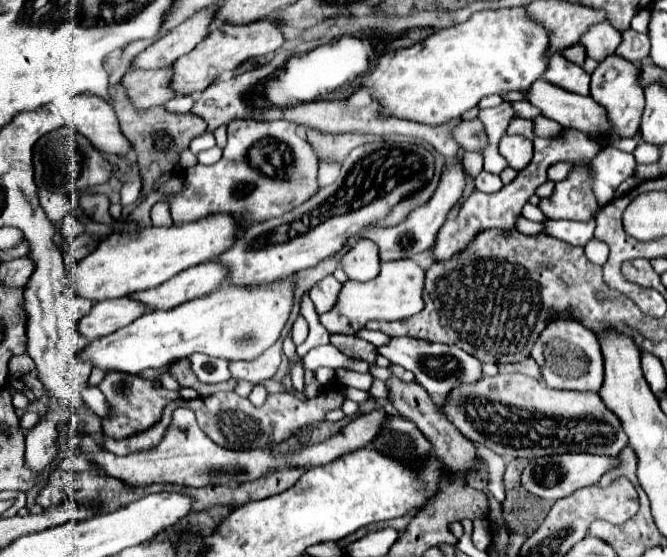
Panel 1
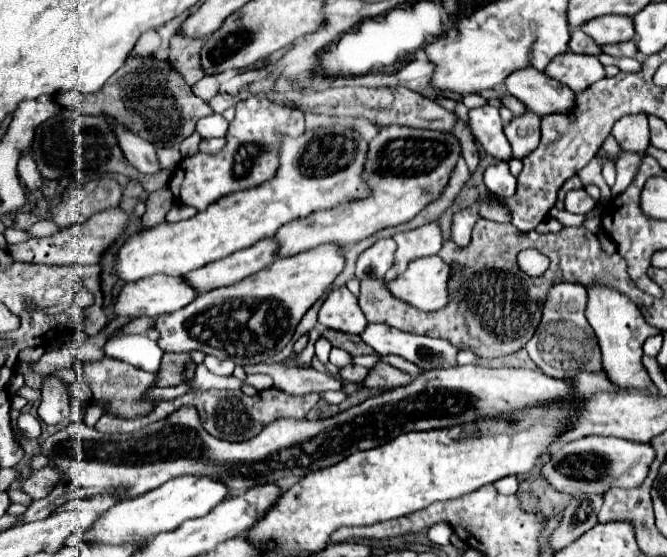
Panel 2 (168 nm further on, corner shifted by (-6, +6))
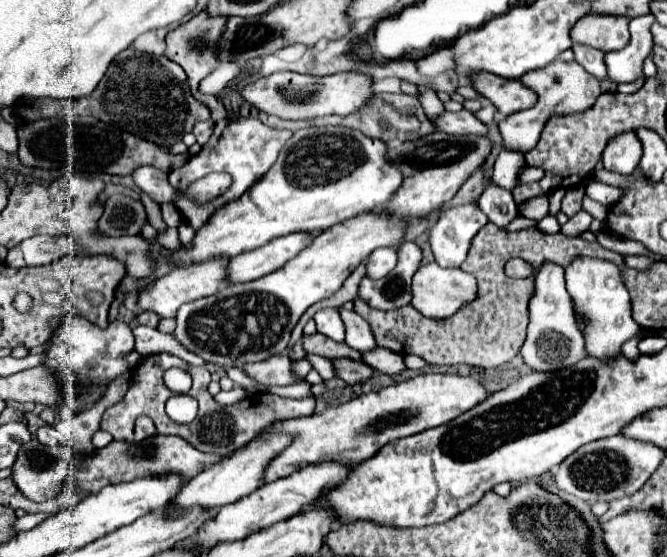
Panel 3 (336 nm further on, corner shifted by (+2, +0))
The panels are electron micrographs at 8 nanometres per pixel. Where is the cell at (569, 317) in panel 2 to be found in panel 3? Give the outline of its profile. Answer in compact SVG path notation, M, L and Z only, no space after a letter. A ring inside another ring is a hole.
M545 262L535 278L535 290L537 290L535 296L529 302L531 322L527 328L527 340L521 348L521 356L525 364L529 364L533 370L539 372L561 370L577 364L581 358L585 358L585 340L575 324L573 302L569 292L565 290L563 268L553 262Z

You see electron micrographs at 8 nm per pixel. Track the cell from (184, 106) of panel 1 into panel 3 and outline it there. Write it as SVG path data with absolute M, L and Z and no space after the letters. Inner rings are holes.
M223 62L211 76L207 76L207 78L201 82L201 92L219 94L233 78L237 78L239 70L241 70L239 64L235 64L235 62Z

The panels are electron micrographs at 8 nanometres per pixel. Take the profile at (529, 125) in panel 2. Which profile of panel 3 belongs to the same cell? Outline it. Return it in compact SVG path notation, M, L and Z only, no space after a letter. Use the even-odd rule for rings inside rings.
M553 60L549 66L521 76L519 82L523 82L523 86L531 88L537 94L537 102L529 110L515 112L515 114L499 120L499 130L501 130L505 146L509 150L517 150L517 152L529 152L537 144L537 140L545 128L545 122L551 116L565 116L565 114L589 110L589 106L593 106L593 102L601 94L599 80L593 78L591 74L587 74L585 68L579 66L577 62Z

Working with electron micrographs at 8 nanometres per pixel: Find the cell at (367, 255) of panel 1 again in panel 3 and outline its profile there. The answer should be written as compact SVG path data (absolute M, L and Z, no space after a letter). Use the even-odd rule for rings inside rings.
M377 248L367 258L367 276L383 278L397 266L397 250L395 248Z

